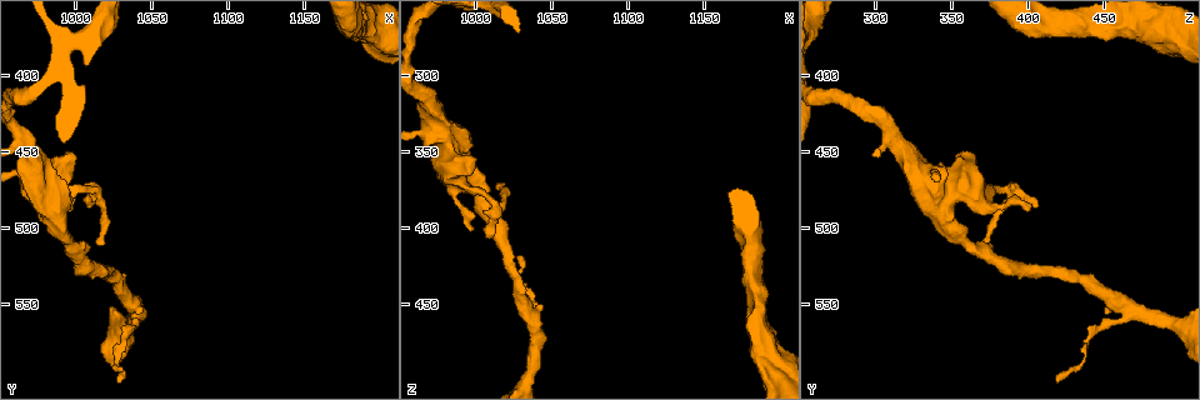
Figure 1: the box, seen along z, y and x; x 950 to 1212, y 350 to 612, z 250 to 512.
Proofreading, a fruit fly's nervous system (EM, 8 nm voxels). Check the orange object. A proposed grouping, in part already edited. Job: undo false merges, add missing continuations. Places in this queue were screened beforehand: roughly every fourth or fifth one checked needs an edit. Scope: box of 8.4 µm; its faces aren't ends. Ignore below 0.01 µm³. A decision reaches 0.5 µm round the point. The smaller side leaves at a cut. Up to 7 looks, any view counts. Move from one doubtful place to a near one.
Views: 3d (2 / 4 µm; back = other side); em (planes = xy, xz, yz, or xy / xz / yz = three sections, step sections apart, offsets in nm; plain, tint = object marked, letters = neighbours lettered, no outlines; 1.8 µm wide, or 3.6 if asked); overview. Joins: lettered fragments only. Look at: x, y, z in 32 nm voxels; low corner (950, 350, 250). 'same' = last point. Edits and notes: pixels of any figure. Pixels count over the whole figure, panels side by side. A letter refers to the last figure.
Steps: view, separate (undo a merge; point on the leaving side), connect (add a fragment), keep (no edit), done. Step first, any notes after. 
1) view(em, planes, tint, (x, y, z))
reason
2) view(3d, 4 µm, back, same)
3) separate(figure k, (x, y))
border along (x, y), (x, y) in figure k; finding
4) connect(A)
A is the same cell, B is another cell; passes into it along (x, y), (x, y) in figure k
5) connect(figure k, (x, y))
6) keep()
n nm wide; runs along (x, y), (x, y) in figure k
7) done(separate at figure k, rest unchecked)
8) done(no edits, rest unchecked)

view(em, xz, step 16, tint, (966, 446, 312))

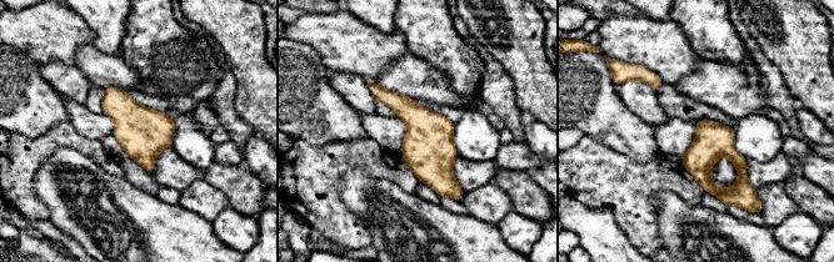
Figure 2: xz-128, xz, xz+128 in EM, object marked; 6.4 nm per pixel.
view(em, planes, tint, same)

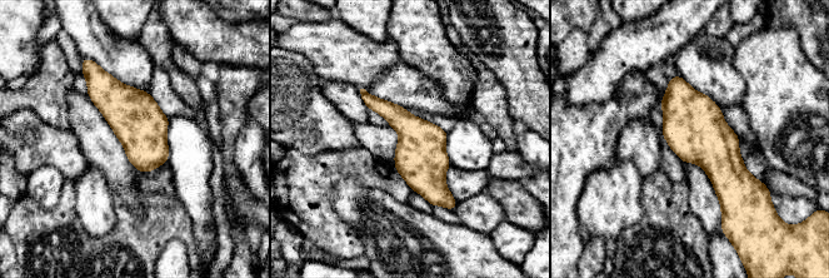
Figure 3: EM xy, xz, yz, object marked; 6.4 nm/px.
view(em, planes, letters, same)
what lies round it

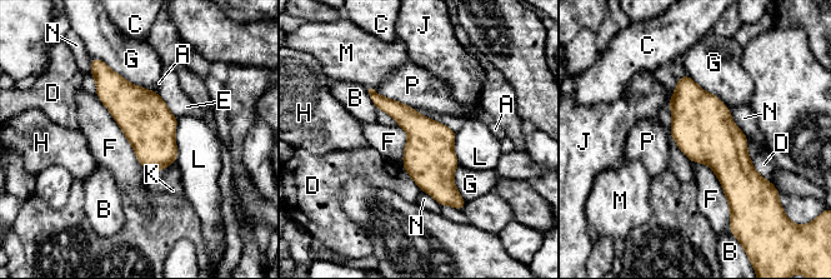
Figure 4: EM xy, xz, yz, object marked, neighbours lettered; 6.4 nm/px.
keep()
F touches over 550 nm; A, B, C, D, E, F, G, H, J, K, L, M, N and P are other cells; one cell here

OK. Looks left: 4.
view(3d, 4 µm, (996, 486, 402))
thin end

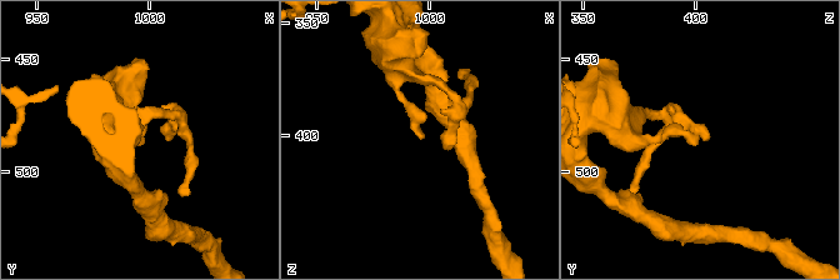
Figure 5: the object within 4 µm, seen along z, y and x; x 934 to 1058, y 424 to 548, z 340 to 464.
view(em, xz, step 4, letters, (998, 486, 402))

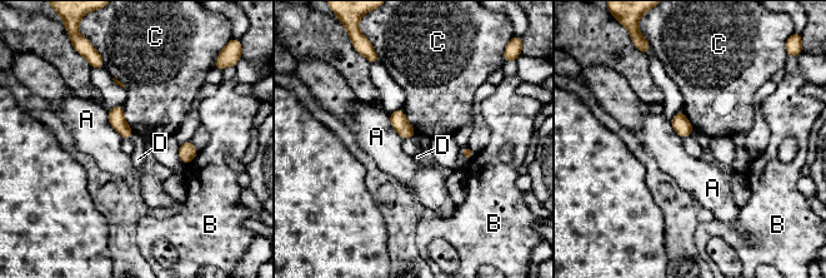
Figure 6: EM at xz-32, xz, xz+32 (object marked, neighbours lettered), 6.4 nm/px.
connect(D)
D is the same cell, A, B and C are other cells; passes into it along (115, 115), (131, 134), (138, 159) in figure 6; the cell continues

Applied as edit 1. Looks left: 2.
done(connect at figure 6, rest unchecked)

